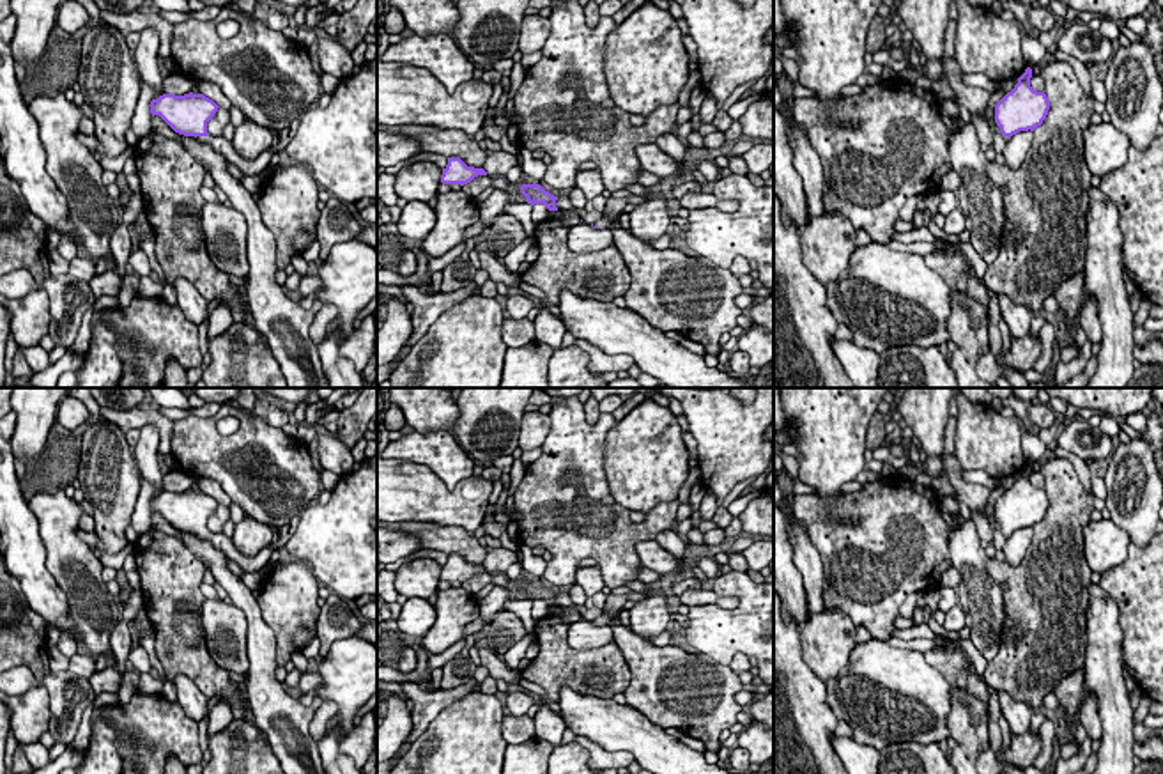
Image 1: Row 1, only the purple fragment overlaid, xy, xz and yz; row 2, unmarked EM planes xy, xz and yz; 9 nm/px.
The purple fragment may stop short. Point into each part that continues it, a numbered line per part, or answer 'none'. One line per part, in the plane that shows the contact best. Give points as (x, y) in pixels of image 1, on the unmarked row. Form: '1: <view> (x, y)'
1: xy (248, 564)

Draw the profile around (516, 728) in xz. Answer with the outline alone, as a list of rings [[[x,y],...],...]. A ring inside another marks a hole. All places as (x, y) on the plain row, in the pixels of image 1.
[[[504,712],[501,733],[508,744],[522,744],[535,737],[535,719]]]

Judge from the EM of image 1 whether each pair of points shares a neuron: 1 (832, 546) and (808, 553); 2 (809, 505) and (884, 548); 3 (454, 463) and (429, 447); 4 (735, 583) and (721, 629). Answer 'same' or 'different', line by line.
1: different
2: same
3: same
4: same

